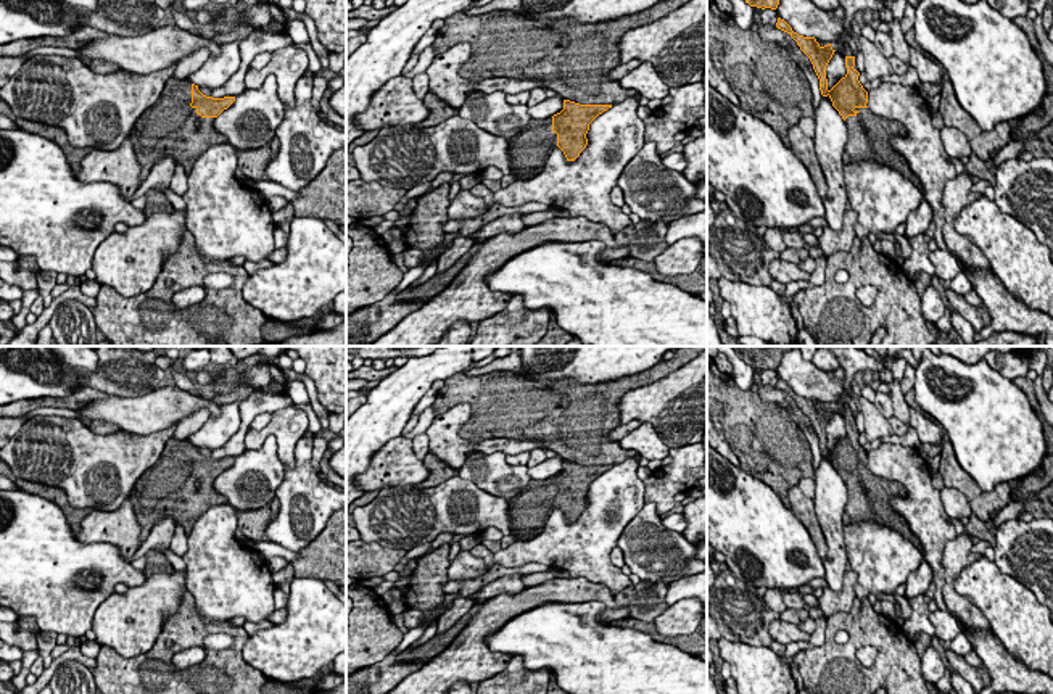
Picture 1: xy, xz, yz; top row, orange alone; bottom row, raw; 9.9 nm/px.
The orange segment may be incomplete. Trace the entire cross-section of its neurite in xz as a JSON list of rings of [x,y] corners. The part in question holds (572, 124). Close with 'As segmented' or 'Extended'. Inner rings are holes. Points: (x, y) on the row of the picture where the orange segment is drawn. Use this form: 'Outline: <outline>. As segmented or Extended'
Outline: [[[564,100],[564,109],[547,119],[530,119],[528,126],[509,140],[510,174],[517,179],[531,179],[541,172],[549,155],[559,147],[567,161],[575,161],[586,148],[589,124],[612,105],[580,105]]]. Extended

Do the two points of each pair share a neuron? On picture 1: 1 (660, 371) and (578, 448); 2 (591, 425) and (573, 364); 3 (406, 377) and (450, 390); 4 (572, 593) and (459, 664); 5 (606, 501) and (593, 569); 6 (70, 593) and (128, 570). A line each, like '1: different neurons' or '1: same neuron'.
1: same neuron
2: different neurons
3: different neurons
4: same neuron
5: same neuron
6: same neuron

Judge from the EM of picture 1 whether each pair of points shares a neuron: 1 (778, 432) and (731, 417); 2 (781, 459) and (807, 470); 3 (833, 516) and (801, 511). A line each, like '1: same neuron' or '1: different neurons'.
1: same neuron
2: same neuron
3: different neurons

